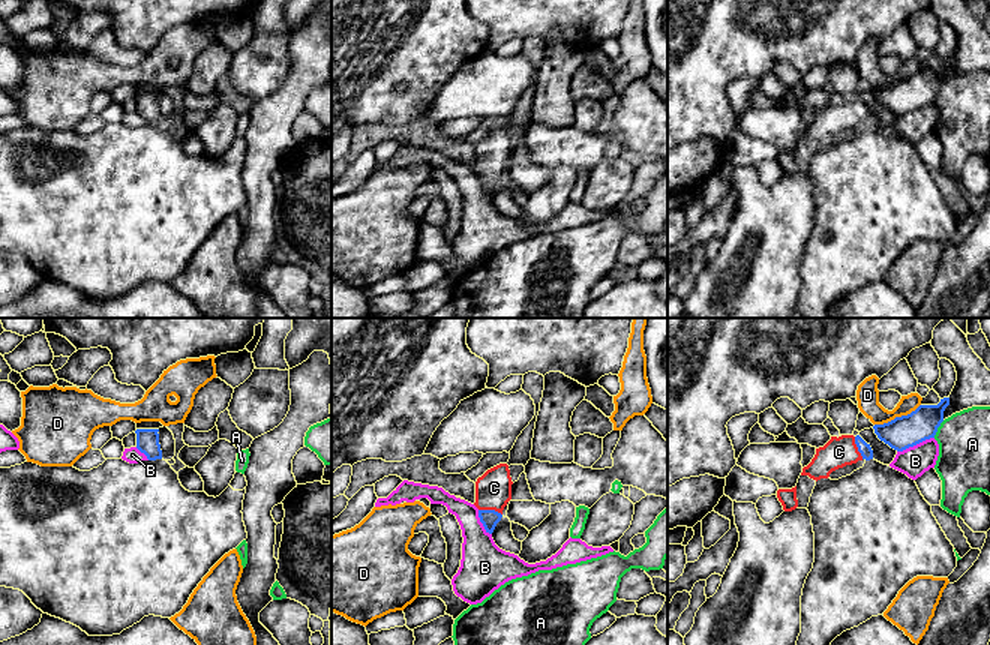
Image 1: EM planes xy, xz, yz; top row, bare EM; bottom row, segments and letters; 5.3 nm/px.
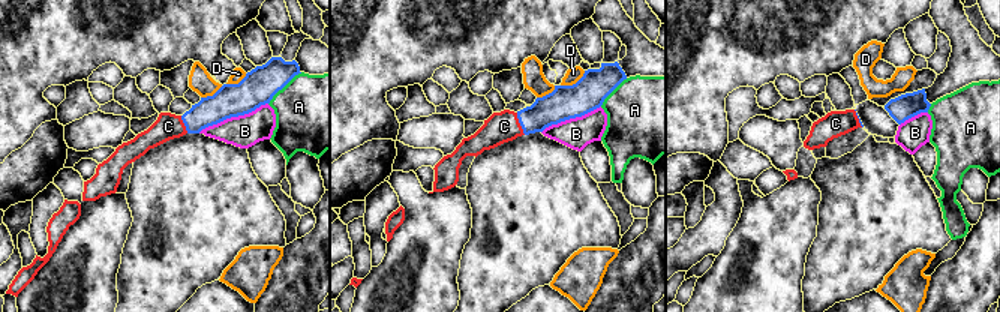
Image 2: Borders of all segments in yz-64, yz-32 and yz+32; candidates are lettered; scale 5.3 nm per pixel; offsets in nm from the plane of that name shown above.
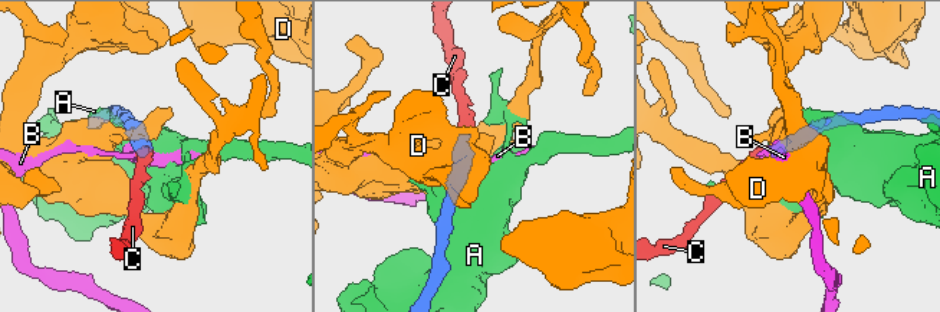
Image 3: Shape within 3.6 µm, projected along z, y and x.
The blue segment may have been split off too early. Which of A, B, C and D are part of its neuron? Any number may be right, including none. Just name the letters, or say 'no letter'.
C

